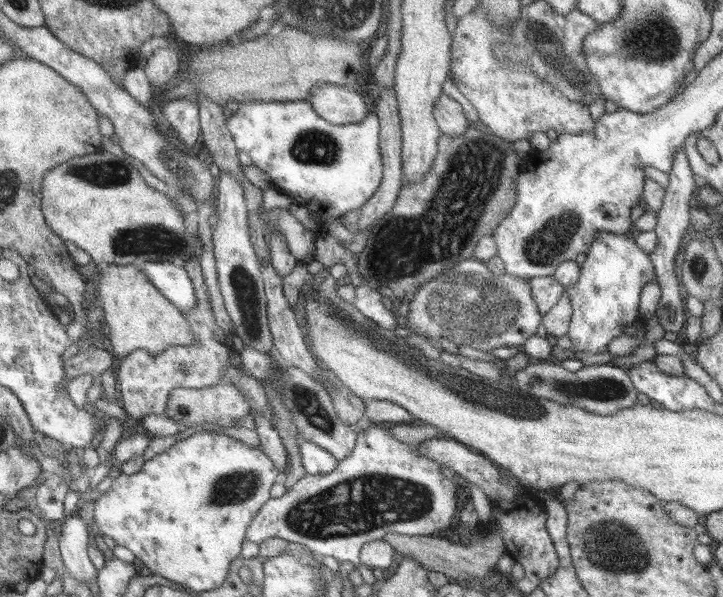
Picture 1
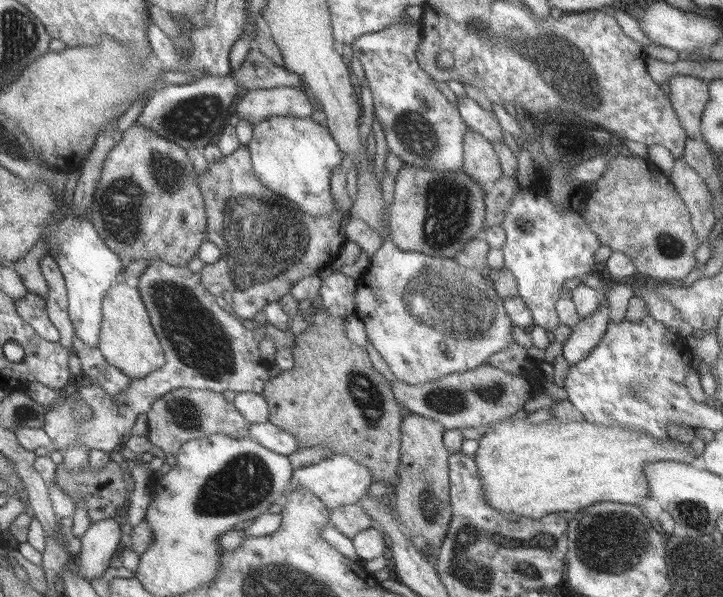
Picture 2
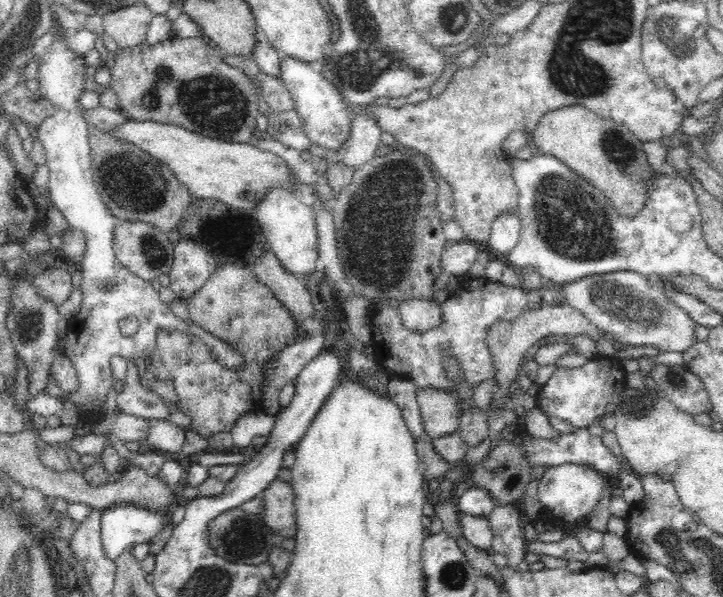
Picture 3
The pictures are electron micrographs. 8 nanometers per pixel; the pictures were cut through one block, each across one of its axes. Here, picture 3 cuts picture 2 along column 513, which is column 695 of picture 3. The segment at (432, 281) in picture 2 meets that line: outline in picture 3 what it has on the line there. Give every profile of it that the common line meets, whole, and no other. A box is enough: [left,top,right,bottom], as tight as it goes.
[559,271,696,352]

